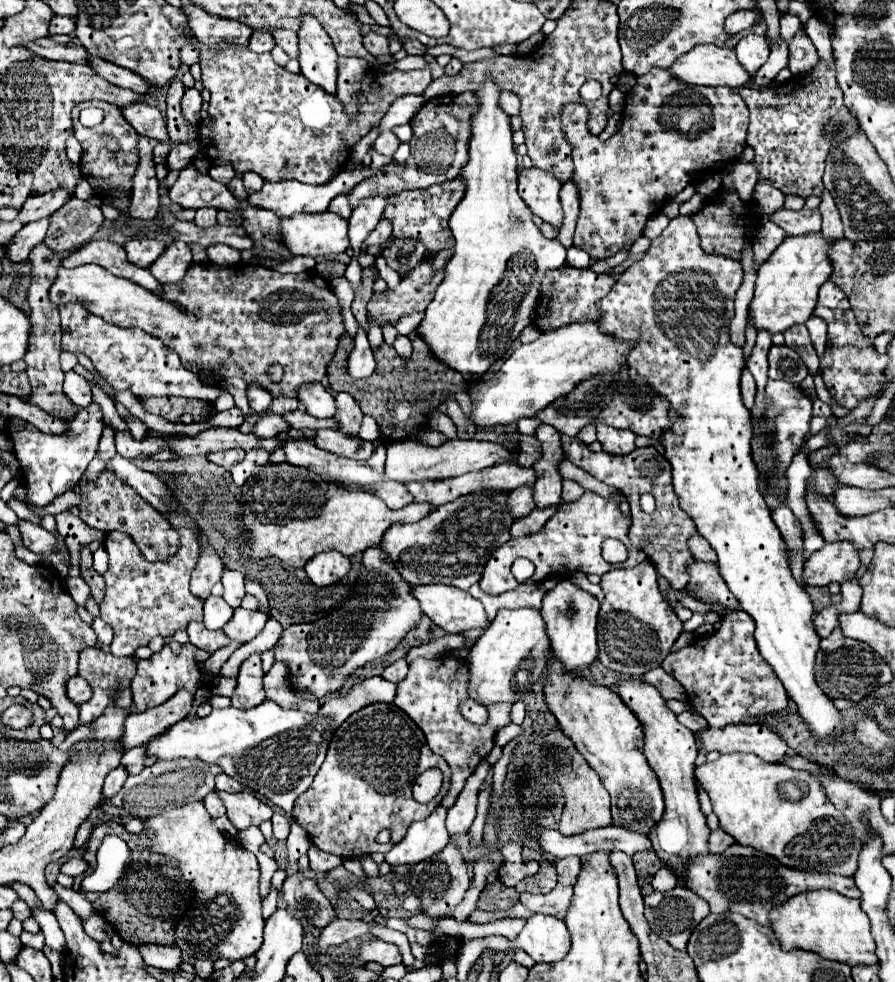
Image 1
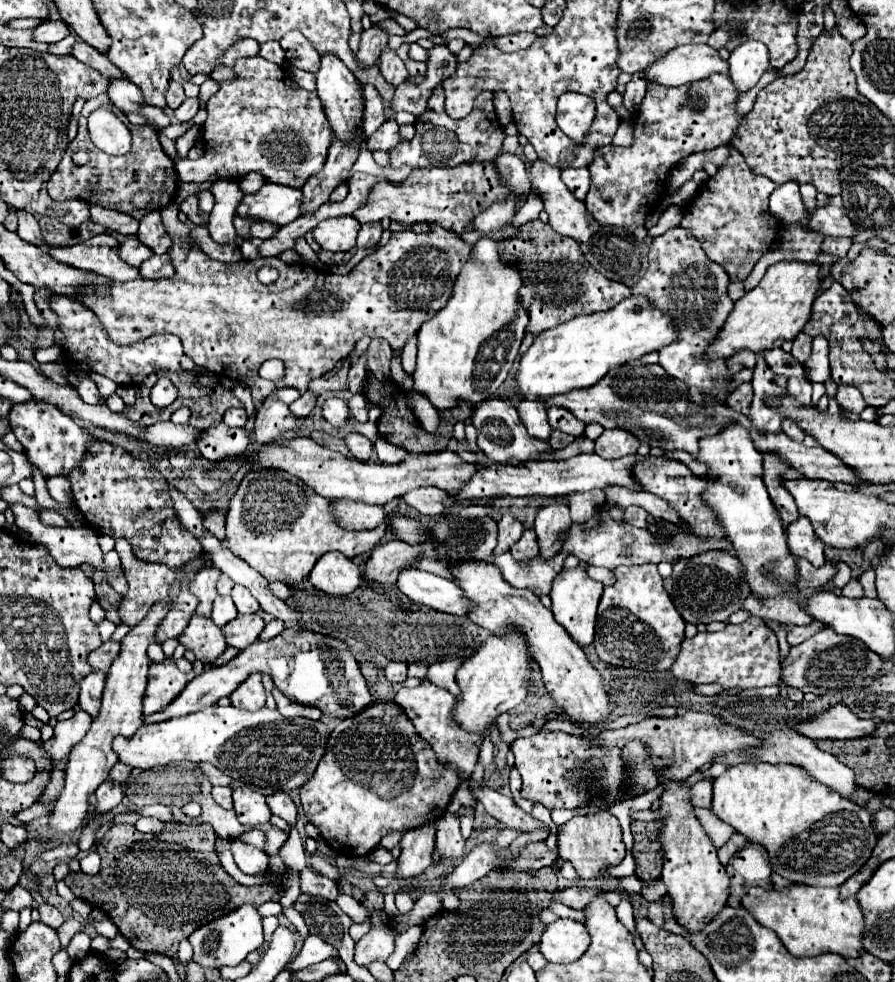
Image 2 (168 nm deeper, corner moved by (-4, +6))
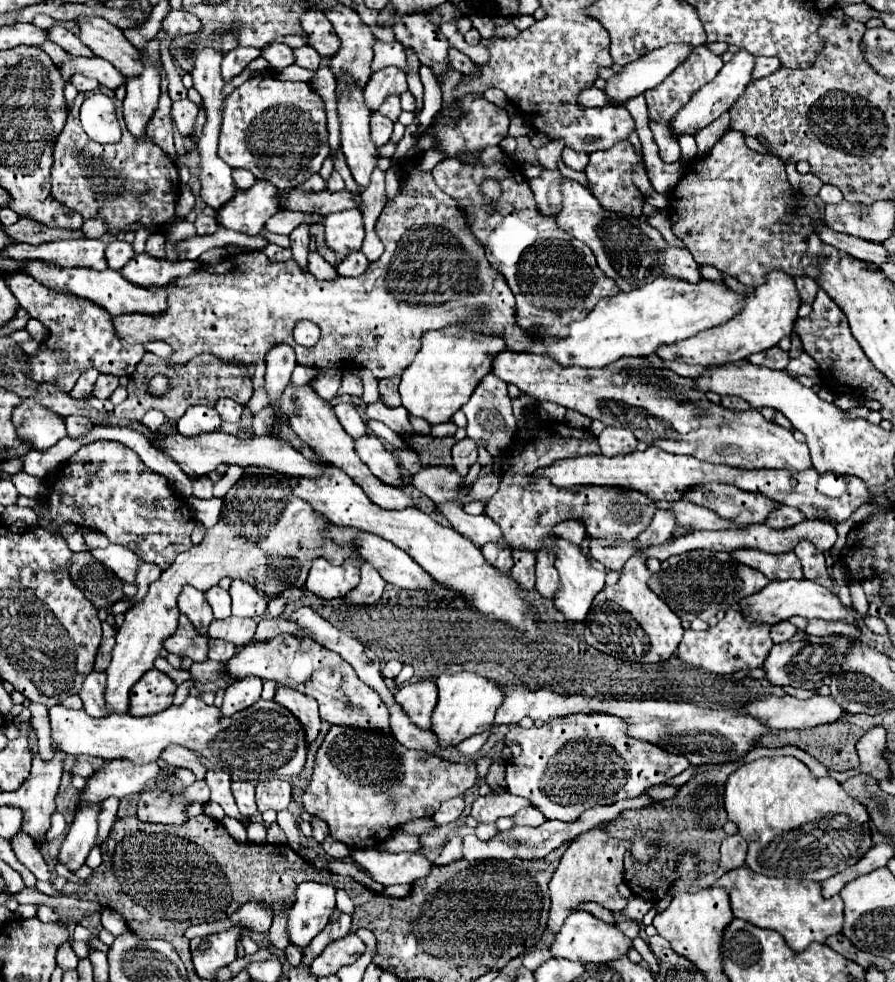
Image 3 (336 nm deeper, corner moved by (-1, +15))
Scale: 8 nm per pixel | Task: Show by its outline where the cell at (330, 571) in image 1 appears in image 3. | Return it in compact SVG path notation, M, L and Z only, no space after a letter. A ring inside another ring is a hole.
M315 559L307 577L307 591L321 599L345 597L359 585L359 567L351 561L331 565L327 559Z

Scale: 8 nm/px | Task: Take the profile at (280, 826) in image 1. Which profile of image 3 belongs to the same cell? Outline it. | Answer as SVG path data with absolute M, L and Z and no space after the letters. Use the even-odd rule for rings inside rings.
M267 779L257 785L257 807L259 811L283 811L291 803L291 785L283 779Z

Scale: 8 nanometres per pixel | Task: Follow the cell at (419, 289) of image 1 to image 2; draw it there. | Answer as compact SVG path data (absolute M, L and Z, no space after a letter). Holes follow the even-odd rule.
M172 202L162 210L162 222L166 232L172 236L174 244L168 252L172 258L176 273L168 280L146 280L138 278L134 282L116 282L108 280L98 288L82 288L76 292L76 298L90 308L110 338L116 344L132 344L136 340L148 338L152 334L170 332L176 334L184 344L184 354L190 356L198 366L212 370L216 374L226 374L232 380L246 382L251 390L256 408L262 406L266 394L274 388L293 387L302 395L312 378L318 378L332 370L342 358L346 358L354 344L368 334L370 338L382 336L390 342L392 350L402 350L408 336L418 332L422 322L432 318L440 306L452 294L454 278L458 276L462 264L468 260L470 248L460 240L460 236L442 230L440 226L430 226L430 234L414 232L394 232L390 242L378 248L374 254L364 258L350 274L334 274L328 270L318 270L314 266L302 264L284 264L280 258L260 258L260 260L242 260L234 264L222 264L204 254L198 246L188 242L190 224L178 220L178 206ZM262 266L272 266L280 272L278 280L270 286L258 282L256 272ZM268 358L280 358L285 365L285 376L276 382L268 382L258 376L258 368Z

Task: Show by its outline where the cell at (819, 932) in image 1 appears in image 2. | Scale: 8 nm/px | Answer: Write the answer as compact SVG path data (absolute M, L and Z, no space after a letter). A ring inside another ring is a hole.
M792 886L788 890L760 890L752 888L742 898L746 910L758 918L758 922L778 934L786 950L794 956L816 956L824 952L834 952L844 958L860 956L864 950L864 912L858 900L840 898L838 888L812 888L812 886Z

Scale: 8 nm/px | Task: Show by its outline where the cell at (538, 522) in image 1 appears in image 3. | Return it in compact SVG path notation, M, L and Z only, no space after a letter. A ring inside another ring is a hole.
M513 551L515 565L511 569L513 577L517 577L517 585L525 591L535 589L535 553L531 551Z

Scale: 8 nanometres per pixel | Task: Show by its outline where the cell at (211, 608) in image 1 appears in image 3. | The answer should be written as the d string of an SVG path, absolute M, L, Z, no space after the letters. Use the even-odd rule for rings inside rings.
M211 587L209 591L205 591L205 599L211 605L215 619L225 619L231 615L231 597L225 589Z

